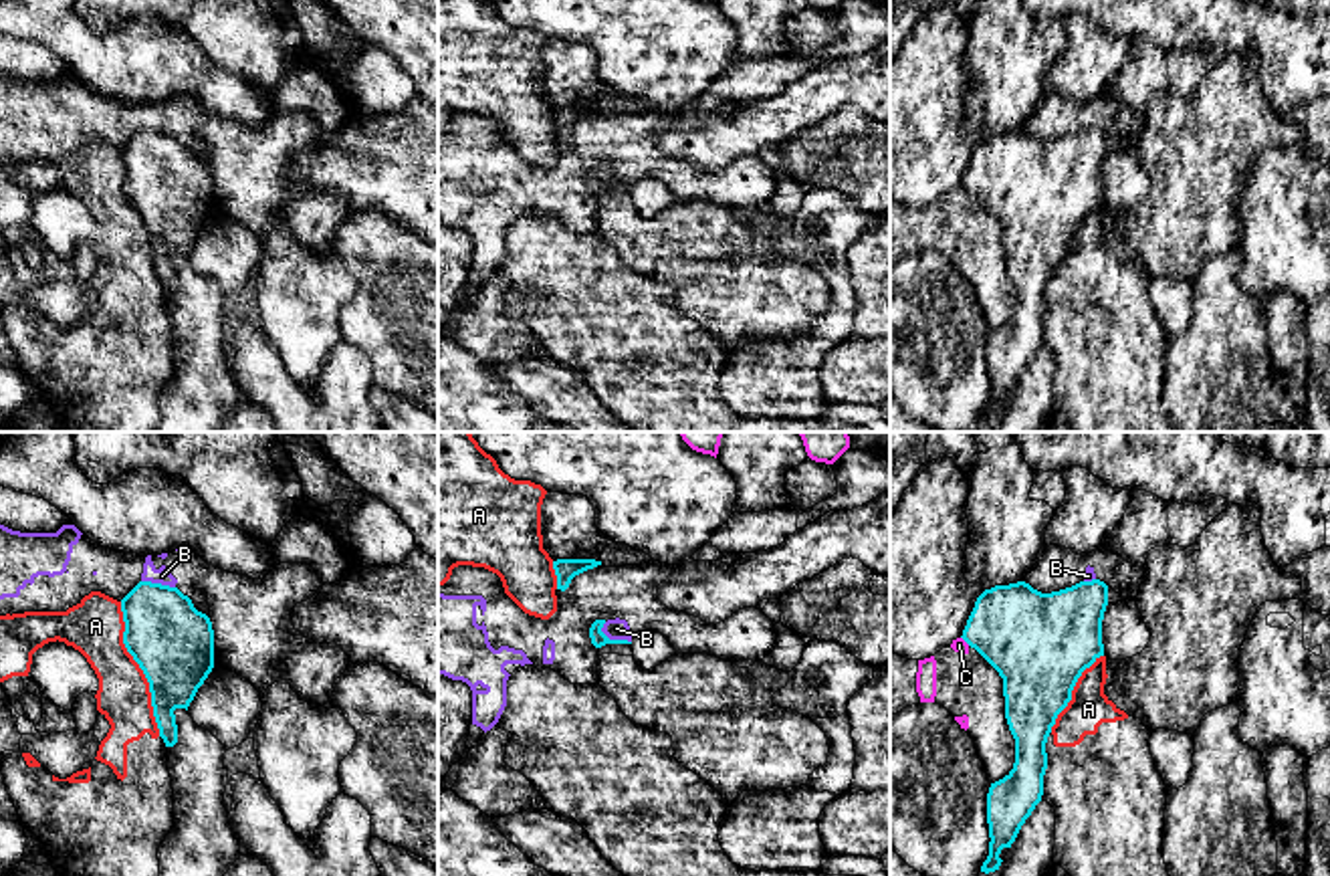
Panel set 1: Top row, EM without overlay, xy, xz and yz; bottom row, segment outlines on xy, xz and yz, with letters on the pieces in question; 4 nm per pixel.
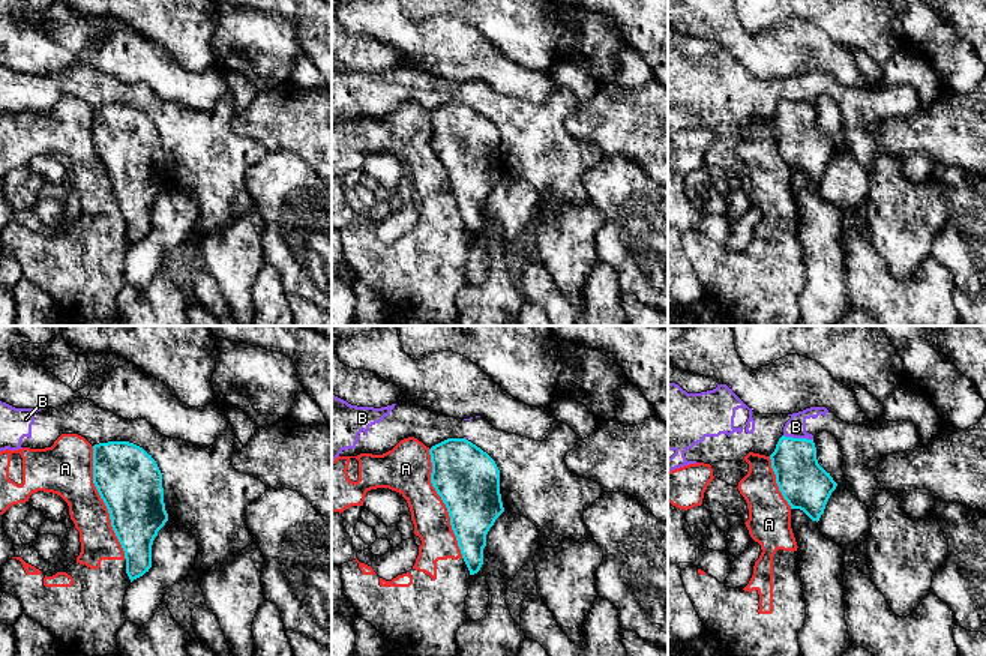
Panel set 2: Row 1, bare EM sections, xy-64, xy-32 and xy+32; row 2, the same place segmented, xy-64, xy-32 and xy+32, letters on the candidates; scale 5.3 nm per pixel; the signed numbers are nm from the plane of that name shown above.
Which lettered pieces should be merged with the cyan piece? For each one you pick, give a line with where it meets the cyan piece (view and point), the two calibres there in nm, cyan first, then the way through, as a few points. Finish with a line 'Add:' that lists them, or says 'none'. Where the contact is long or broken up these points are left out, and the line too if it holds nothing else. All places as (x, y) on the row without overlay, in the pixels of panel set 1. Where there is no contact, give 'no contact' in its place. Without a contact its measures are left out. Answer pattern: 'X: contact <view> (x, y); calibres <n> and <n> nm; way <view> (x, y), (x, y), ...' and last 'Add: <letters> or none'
Add: none

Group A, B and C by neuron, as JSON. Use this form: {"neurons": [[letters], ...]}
{"neurons": [["A"], ["B"], ["C"]]}

